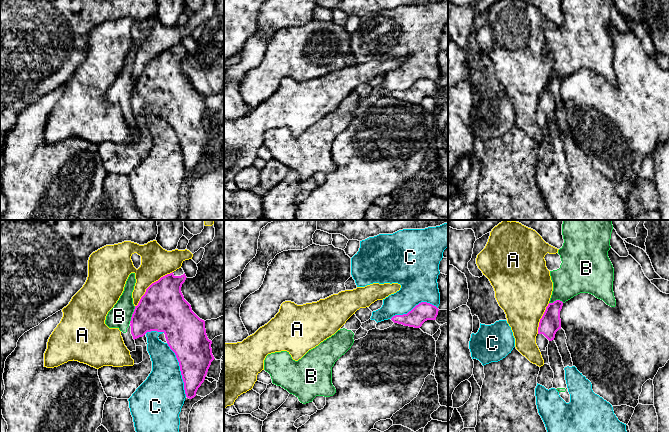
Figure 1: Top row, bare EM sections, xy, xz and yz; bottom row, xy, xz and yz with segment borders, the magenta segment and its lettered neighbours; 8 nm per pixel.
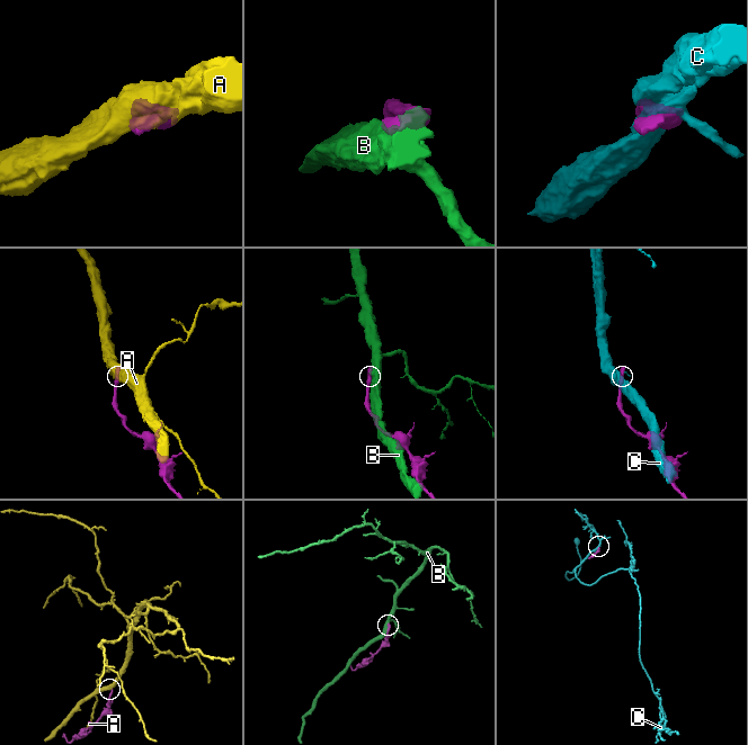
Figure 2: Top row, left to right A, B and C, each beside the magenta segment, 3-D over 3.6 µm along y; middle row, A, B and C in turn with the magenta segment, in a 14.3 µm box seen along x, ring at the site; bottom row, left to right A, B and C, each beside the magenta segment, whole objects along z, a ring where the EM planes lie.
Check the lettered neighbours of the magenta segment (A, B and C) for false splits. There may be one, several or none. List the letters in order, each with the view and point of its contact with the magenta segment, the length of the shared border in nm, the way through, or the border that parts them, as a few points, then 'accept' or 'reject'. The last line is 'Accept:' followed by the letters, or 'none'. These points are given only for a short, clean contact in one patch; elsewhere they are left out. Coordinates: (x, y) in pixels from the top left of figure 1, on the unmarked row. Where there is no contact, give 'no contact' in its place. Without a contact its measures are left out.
A: xy (150, 61) | 420 nm | reject
B: xy (132, 90) | 140 nm | along xy (135, 82), (129, 98) | reject
C: xy (180, 146) | 460 nm | reject
Accept: none

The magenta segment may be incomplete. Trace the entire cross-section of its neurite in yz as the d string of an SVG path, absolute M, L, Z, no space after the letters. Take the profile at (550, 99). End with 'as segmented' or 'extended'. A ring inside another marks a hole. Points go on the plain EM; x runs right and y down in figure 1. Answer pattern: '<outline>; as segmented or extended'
M560 76L548 80L540 95L538 110L536 112L536 120L544 136L544 141L540 143L537 159L548 166L553 164L552 157L554 154L554 148L549 139L548 120L554 116L556 108L561 105L560 87L562 82L563 78Z; extended

